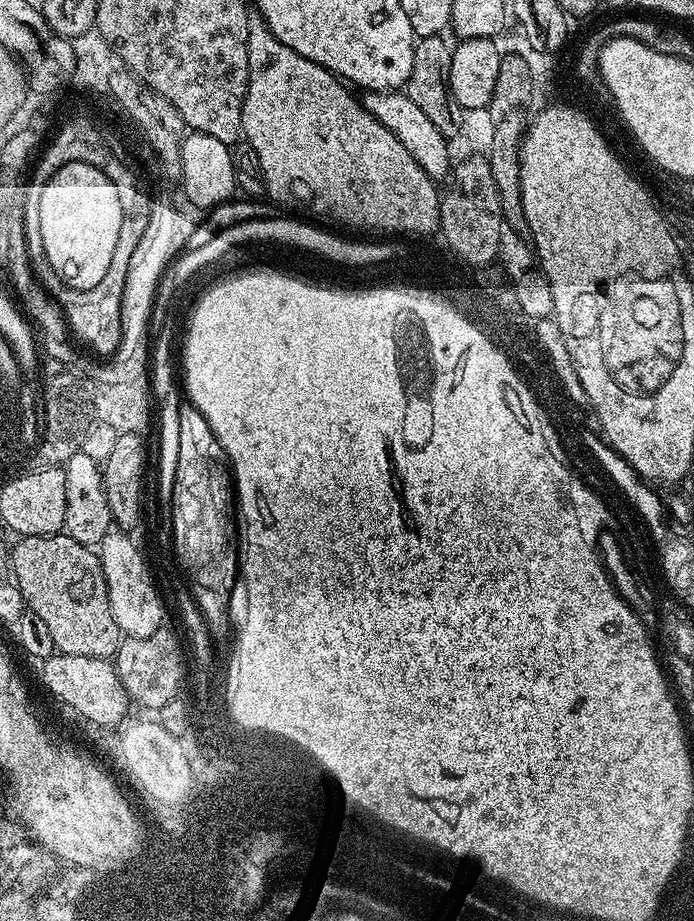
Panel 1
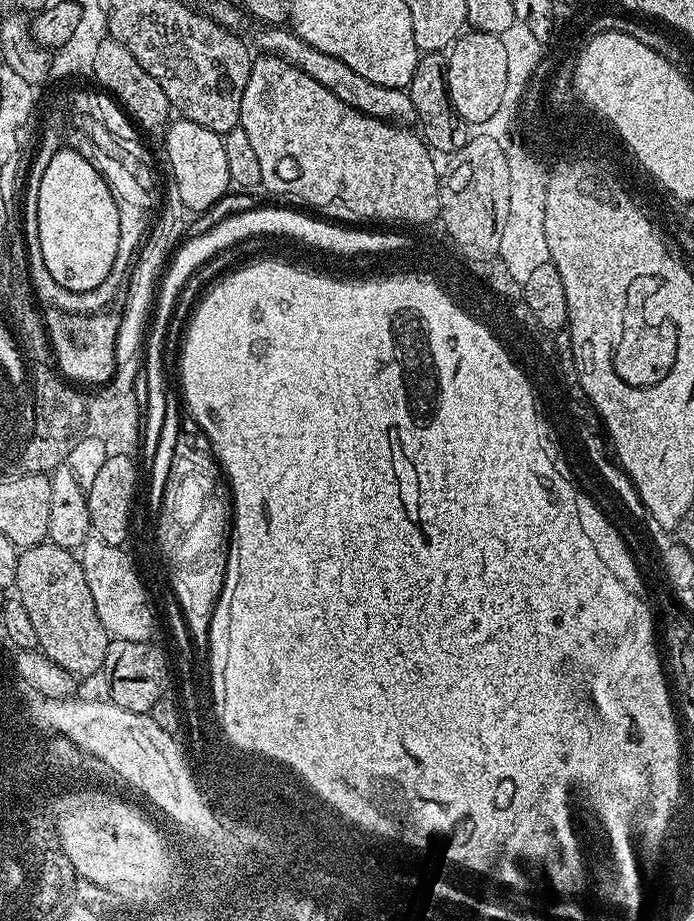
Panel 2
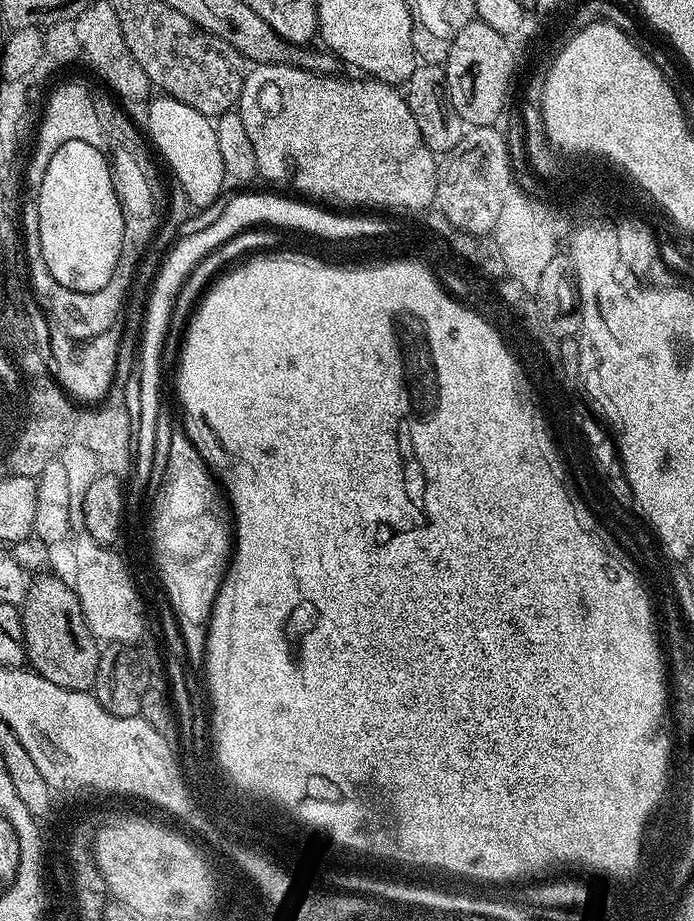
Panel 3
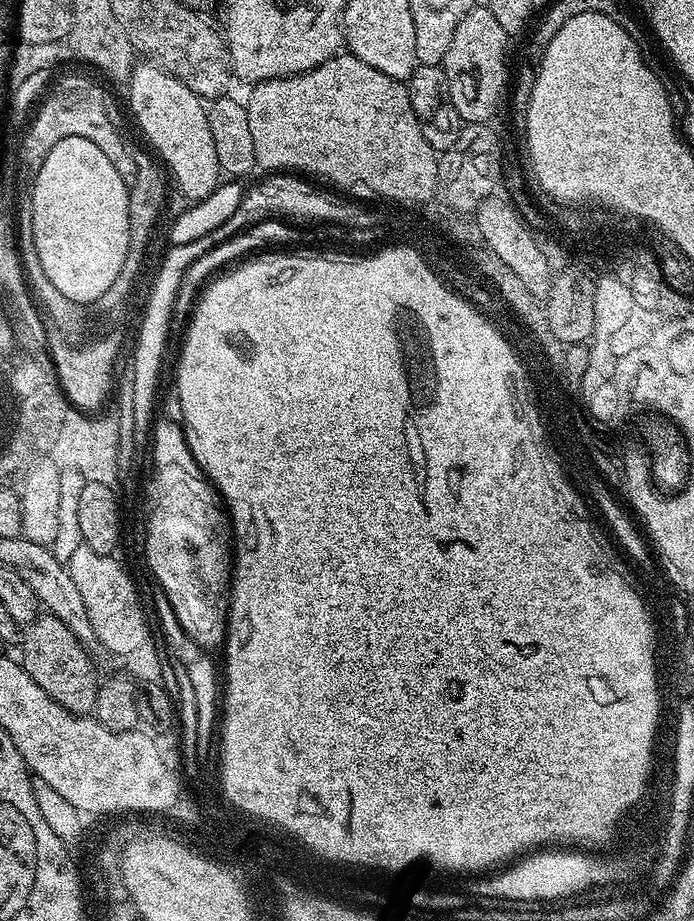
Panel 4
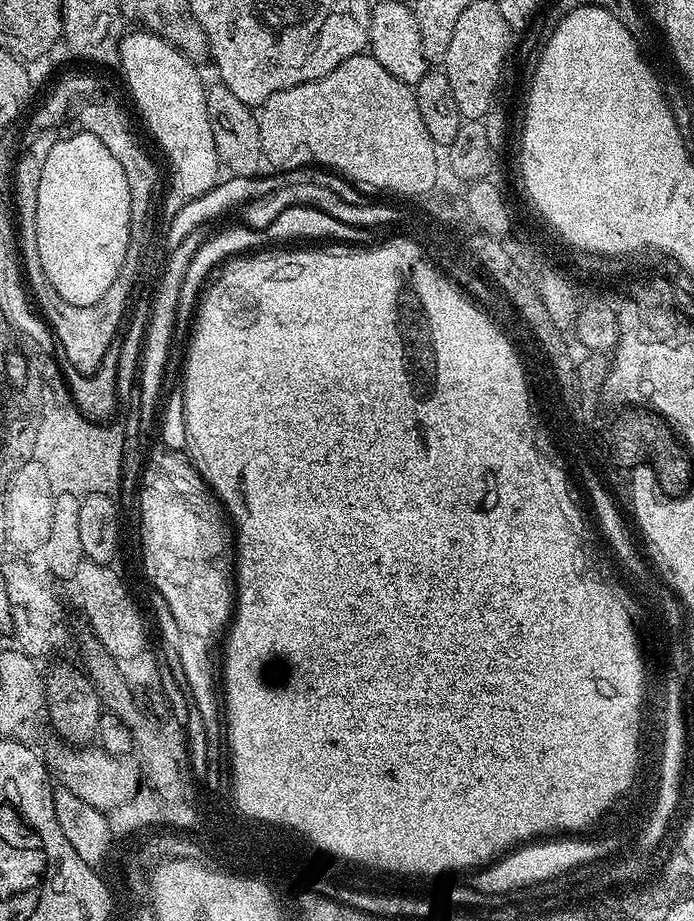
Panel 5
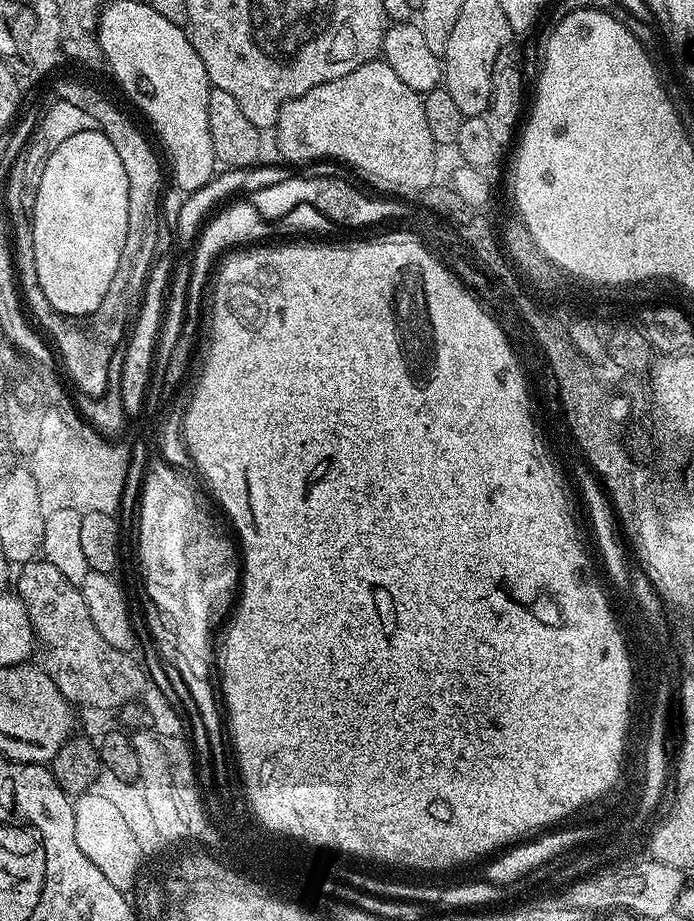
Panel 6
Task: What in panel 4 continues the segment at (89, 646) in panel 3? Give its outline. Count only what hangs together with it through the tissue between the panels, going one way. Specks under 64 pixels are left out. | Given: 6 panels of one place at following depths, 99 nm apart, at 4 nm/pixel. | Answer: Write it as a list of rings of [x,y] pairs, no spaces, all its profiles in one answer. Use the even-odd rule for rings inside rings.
[[[49,614],[37,615],[23,629],[23,644],[24,660],[22,659],[22,667],[26,670],[26,674],[30,674],[30,678],[34,678],[34,682],[38,682],[38,686],[42,686],[42,690],[46,690],[46,694],[50,698],[54,698],[54,702],[61,704],[67,712],[77,714],[88,714],[95,709],[98,677],[96,678],[96,668],[92,665],[91,658],[88,657],[91,656],[89,649],[84,648],[82,642],[78,642],[78,638],[74,638],[74,634],[70,634],[70,630],[61,620]]]

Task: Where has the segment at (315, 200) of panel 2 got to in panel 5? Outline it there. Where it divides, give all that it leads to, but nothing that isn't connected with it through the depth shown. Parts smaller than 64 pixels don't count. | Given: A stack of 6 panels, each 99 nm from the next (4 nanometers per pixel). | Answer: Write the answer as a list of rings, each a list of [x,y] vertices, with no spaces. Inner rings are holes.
[[[370,54],[351,56],[346,58],[346,62],[342,62],[334,70],[330,70],[330,74],[326,74],[314,82],[302,82],[302,86],[290,86],[290,90],[278,90],[278,94],[270,94],[270,98],[266,98],[266,102],[259,105],[258,119],[264,159],[269,165],[272,163],[276,167],[273,169],[307,169],[309,166],[319,166],[321,169],[331,170],[343,177],[348,172],[348,158],[364,158],[364,164],[366,164],[364,178],[349,178],[347,180],[349,184],[355,185],[364,194],[371,194],[370,192],[379,194],[381,190],[388,188],[391,191],[411,192],[420,196],[431,193],[437,187],[433,177],[437,173],[438,167],[442,165],[441,161],[436,159],[438,145],[430,138],[430,130],[426,130],[426,122],[422,122],[422,113],[418,111],[413,85],[404,84],[398,78],[394,78],[394,74],[390,74],[390,70],[386,70],[386,66],[382,66],[382,62],[378,62]]]

